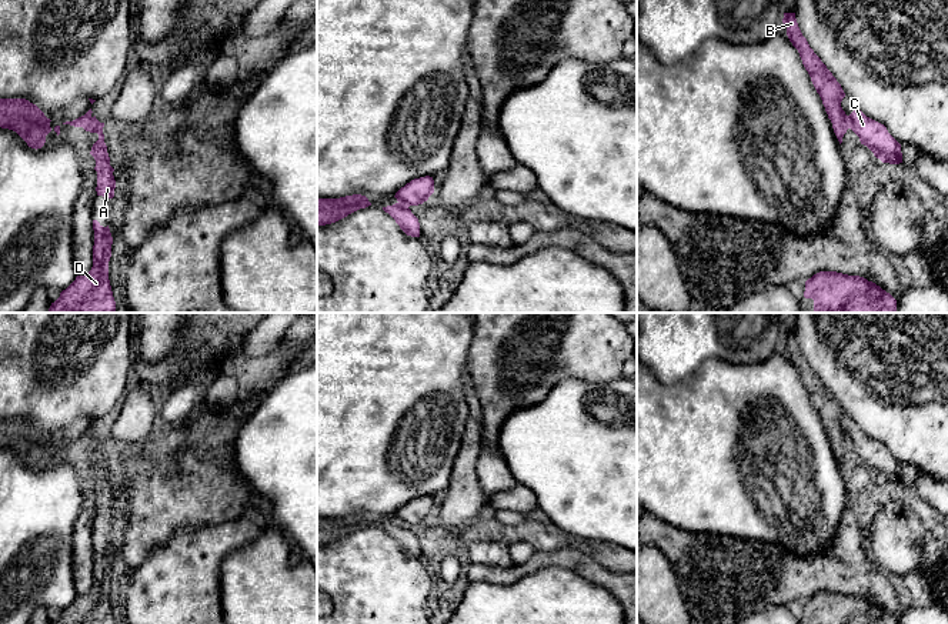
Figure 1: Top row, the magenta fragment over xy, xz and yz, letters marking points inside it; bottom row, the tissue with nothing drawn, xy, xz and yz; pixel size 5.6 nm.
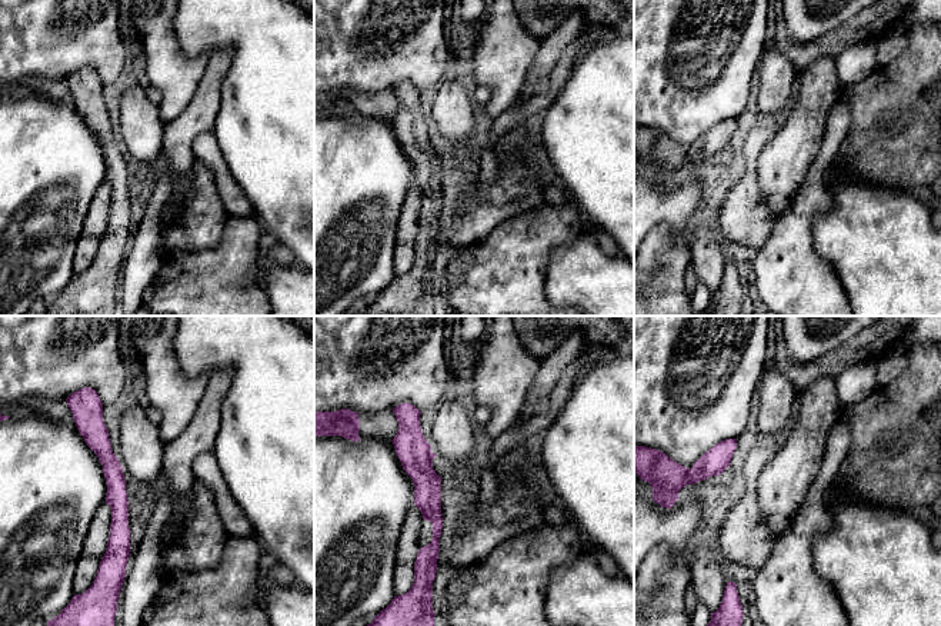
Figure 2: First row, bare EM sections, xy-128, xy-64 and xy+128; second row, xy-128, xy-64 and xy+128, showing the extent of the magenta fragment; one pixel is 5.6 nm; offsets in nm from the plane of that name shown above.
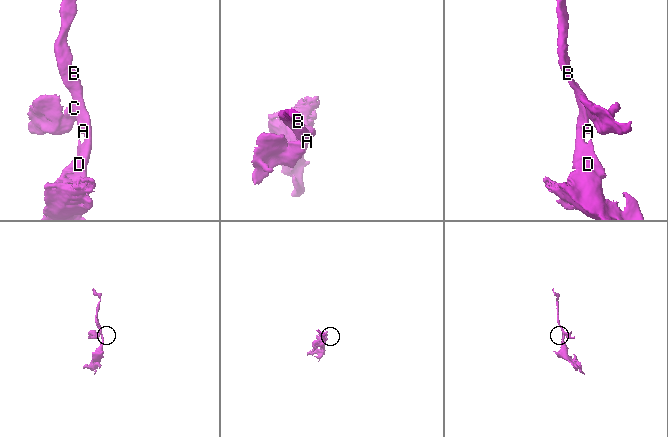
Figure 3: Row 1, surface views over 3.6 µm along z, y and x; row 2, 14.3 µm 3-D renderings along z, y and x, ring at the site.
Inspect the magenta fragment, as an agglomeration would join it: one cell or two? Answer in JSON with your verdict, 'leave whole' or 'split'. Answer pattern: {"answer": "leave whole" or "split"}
{"answer": "split"}

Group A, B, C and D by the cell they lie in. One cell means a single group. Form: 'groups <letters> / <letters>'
groups A B D / C

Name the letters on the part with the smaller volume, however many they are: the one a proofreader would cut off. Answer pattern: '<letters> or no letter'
C

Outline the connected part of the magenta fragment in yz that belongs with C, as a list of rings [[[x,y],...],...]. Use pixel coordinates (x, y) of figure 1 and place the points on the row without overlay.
[[[854,430],[848,436],[849,448],[859,457],[861,464],[867,466],[882,483],[902,483],[901,464],[888,453],[887,447],[861,430]]]

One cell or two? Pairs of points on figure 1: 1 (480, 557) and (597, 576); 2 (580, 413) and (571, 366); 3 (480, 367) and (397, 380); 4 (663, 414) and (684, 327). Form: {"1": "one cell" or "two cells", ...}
{"1": "two cells", "2": "two cells", "3": "two cells", "4": "two cells"}

